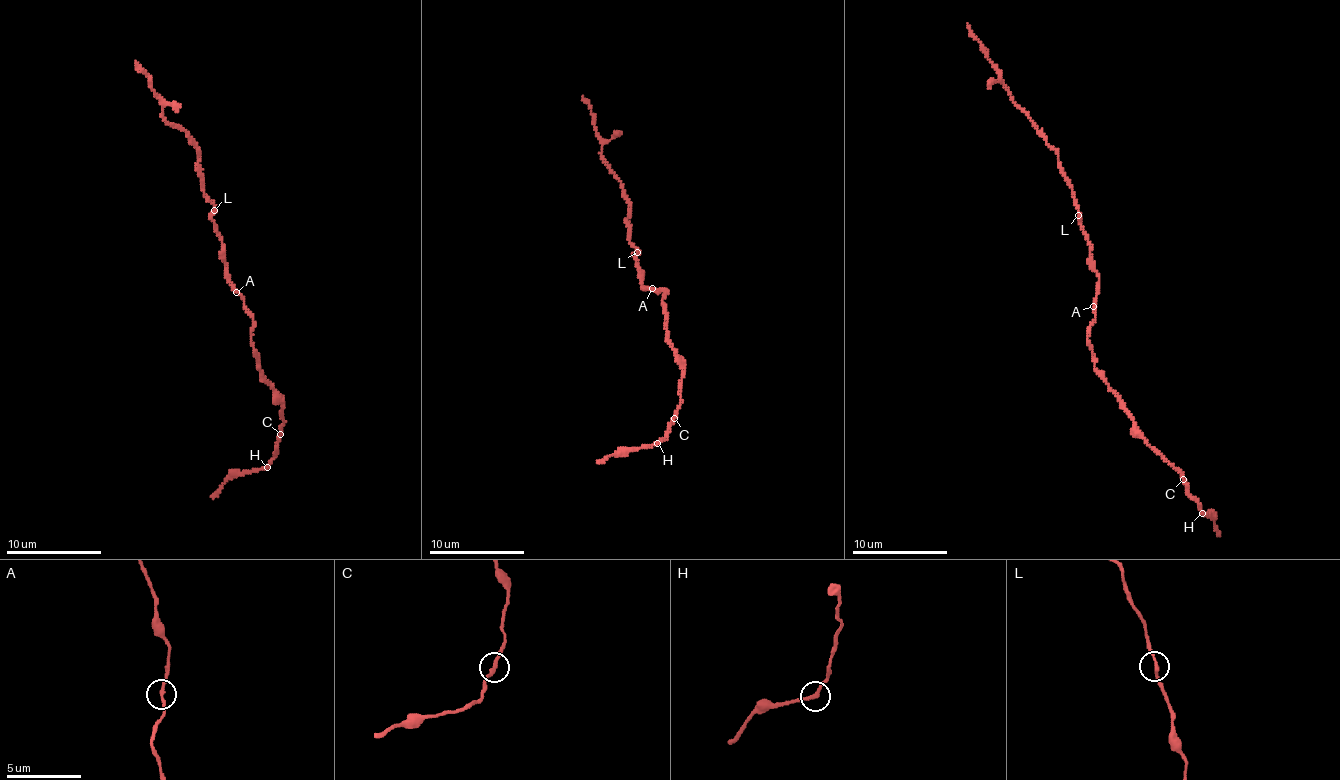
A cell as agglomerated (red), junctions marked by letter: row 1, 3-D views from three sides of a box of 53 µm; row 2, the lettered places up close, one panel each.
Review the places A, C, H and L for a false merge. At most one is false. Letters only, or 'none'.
none

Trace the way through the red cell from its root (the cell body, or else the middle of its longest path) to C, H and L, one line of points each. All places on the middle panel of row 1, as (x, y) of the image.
C: (652, 290), (658, 294), (666, 290), (662, 300), (665, 338), (674, 350), (682, 371), (680, 406), (674, 418)
H: (652, 290), (658, 294), (666, 290), (662, 300), (665, 338), (682, 371), (677, 415), (670, 432), (657, 442)
L: (652, 290), (644, 288), (642, 270), (634, 256), (637, 252)

